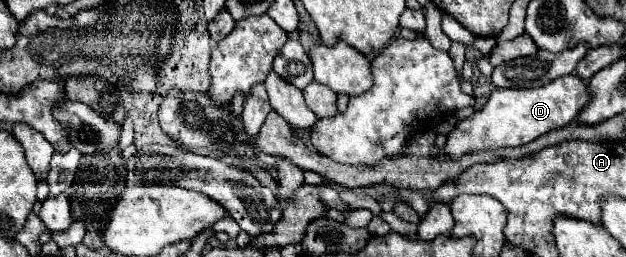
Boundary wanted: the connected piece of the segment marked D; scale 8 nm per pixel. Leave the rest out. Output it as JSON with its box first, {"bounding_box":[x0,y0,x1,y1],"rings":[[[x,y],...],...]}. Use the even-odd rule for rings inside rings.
{"bounding_box":[445,74,591,158],"rings":[[[577,74],[557,78],[541,88],[525,90],[497,88],[481,110],[477,110],[471,118],[459,122],[455,130],[447,136],[445,154],[451,158],[459,158],[471,150],[529,144],[547,132],[553,132],[575,122],[577,116],[581,114],[581,108],[585,108],[589,100],[591,100],[589,88],[585,80],[579,80]]]}

